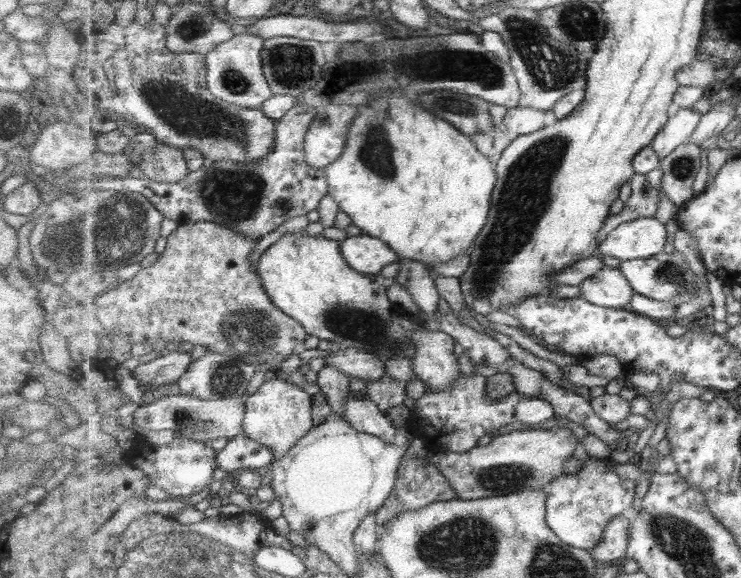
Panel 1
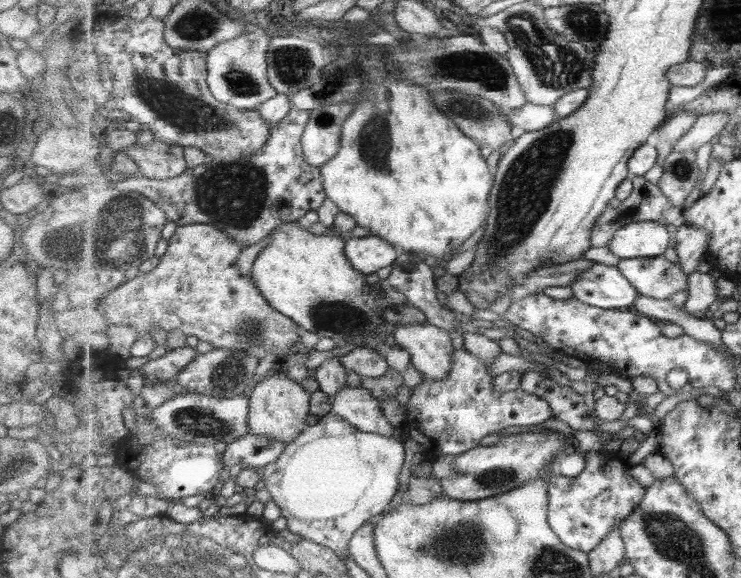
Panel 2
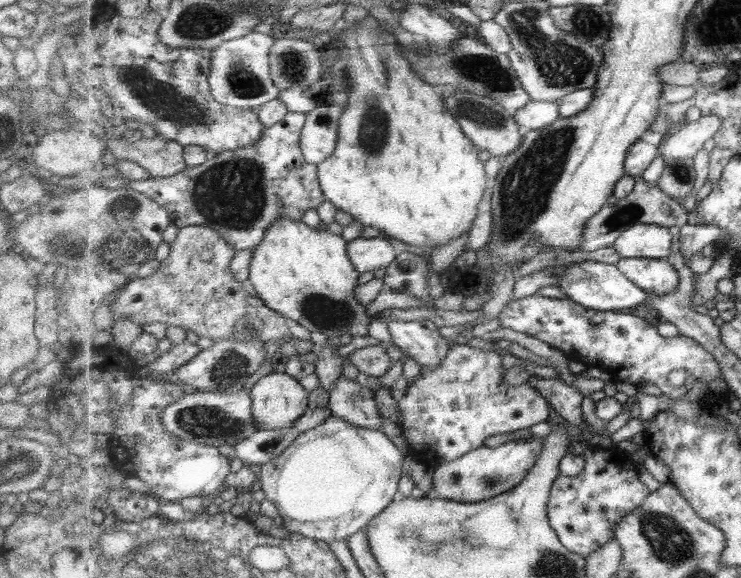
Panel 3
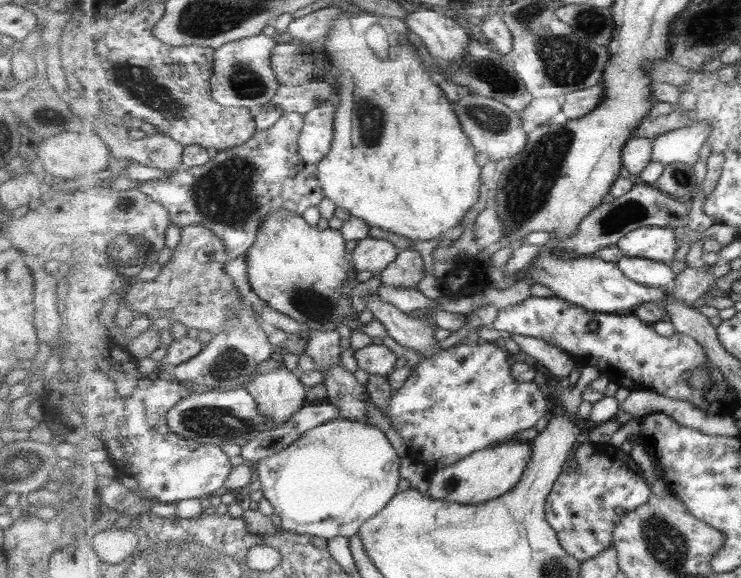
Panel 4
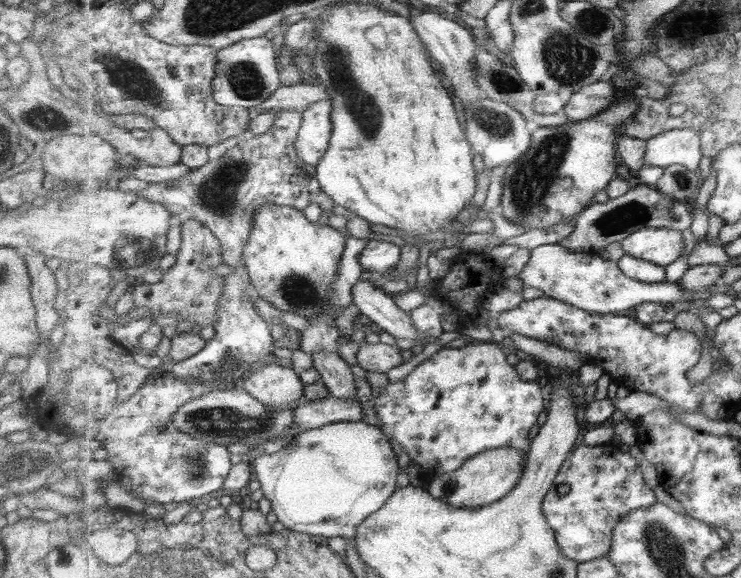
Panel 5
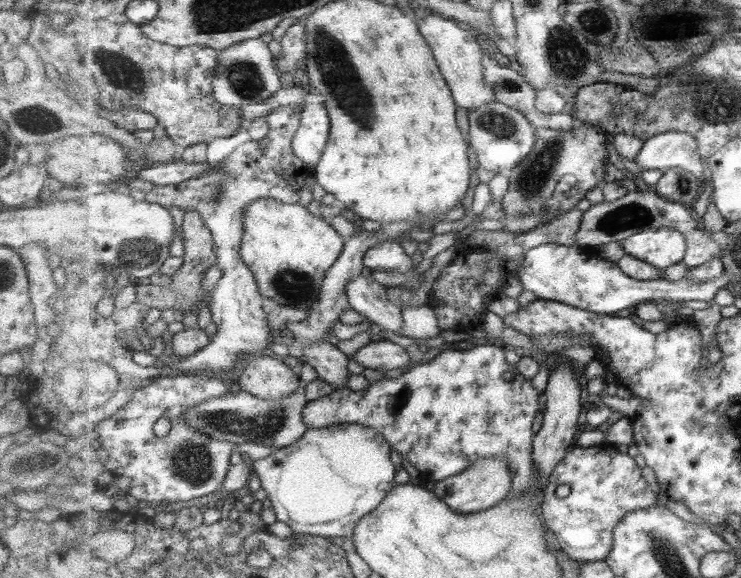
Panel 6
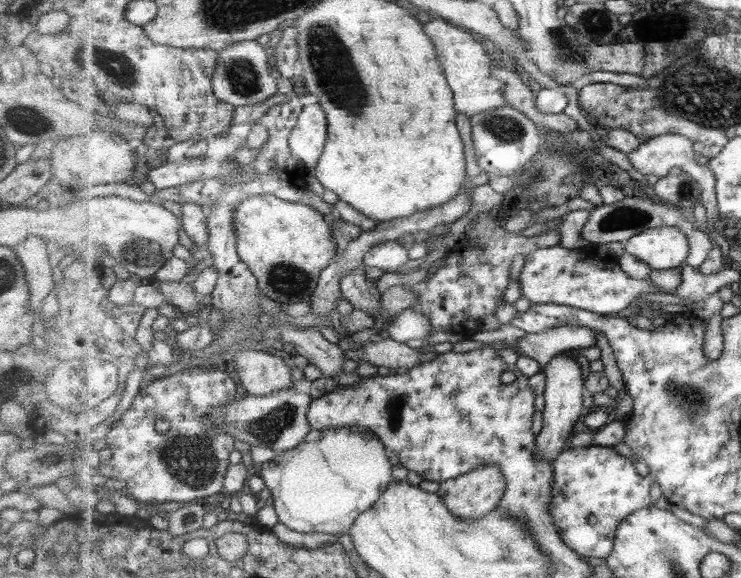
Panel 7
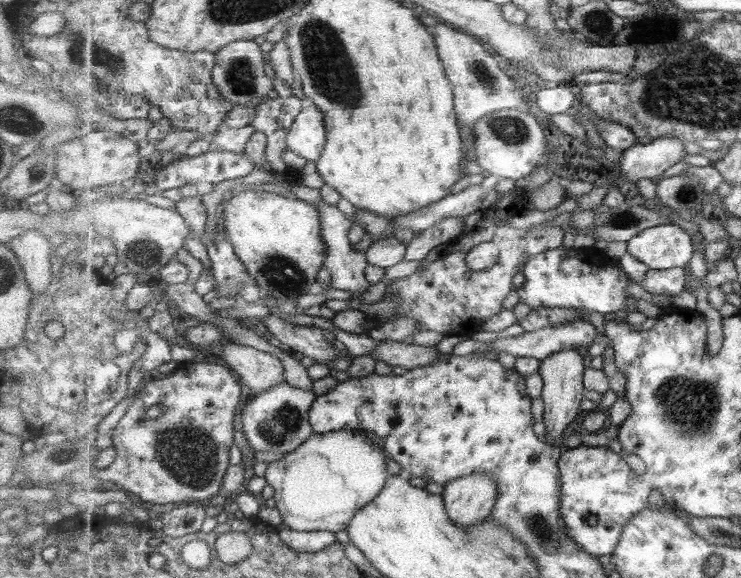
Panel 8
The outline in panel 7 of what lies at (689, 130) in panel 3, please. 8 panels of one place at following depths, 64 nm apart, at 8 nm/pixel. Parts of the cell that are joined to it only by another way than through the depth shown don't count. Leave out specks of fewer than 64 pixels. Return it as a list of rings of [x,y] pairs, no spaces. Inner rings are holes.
[[[664,134],[644,141],[635,153],[631,153],[631,155],[628,156],[628,159],[631,166],[635,168],[635,170],[639,170],[645,177],[649,176],[649,174],[655,174],[655,176],[659,176],[659,178],[665,178],[665,176],[668,176],[672,173],[673,169],[677,169],[677,167],[681,171],[687,172],[687,174],[689,174],[693,180],[697,180],[699,186],[701,186],[700,203],[704,207],[707,223],[716,227],[724,226],[725,223],[719,215],[720,209],[718,208],[717,202],[717,177],[715,177],[715,173],[709,169],[707,164],[699,164],[698,155],[695,152],[695,146],[693,146],[693,144],[694,142],[691,139],[683,135]]]

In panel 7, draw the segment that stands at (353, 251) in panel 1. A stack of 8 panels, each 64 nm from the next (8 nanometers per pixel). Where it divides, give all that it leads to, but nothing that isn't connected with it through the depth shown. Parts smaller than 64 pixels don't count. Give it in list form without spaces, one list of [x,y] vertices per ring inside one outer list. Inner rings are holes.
[[[387,241],[374,246],[364,258],[366,266],[375,266],[386,272],[395,272],[407,262],[411,262],[409,249],[403,248],[397,241]]]

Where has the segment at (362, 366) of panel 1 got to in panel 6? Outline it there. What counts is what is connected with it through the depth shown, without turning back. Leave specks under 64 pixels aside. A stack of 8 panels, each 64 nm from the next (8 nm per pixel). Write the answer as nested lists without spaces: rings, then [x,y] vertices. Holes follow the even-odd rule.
[[[388,339],[369,342],[361,347],[354,355],[353,359],[364,368],[386,371],[393,368],[401,368],[409,364],[409,360],[415,355],[416,349],[403,348]]]

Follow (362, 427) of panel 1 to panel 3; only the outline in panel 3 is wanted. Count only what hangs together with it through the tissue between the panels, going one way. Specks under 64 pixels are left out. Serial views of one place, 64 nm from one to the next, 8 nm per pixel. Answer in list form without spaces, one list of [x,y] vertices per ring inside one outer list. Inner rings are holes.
[[[342,376],[329,392],[328,407],[332,410],[332,416],[344,418],[355,426],[381,431],[384,418],[369,387],[364,387],[356,379]]]

